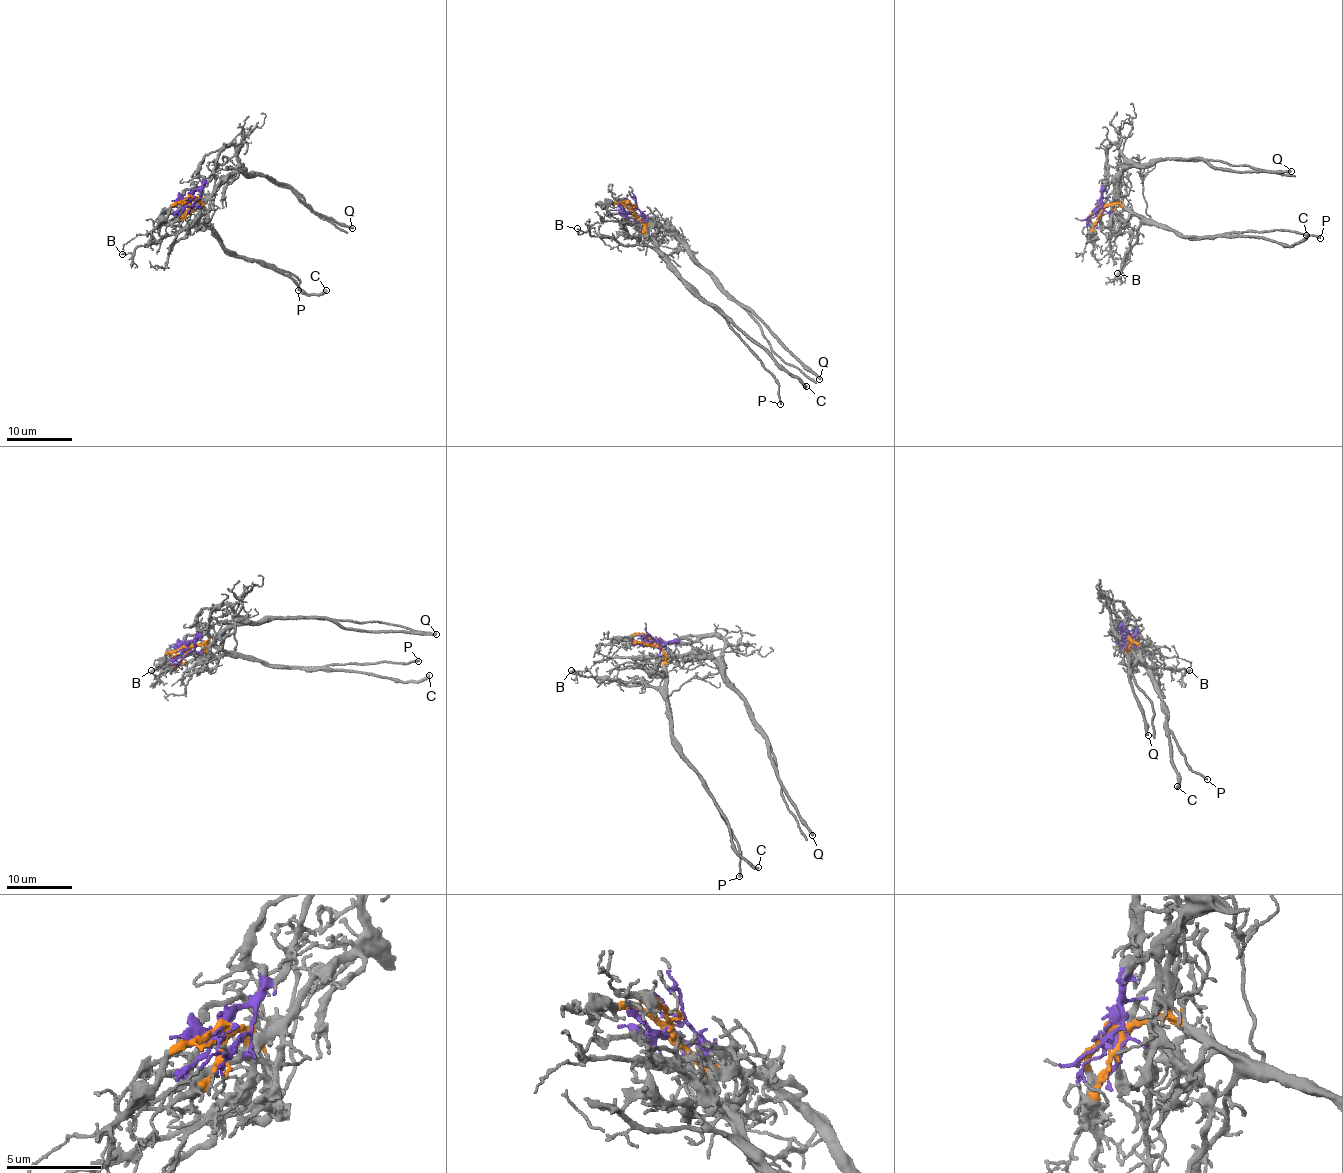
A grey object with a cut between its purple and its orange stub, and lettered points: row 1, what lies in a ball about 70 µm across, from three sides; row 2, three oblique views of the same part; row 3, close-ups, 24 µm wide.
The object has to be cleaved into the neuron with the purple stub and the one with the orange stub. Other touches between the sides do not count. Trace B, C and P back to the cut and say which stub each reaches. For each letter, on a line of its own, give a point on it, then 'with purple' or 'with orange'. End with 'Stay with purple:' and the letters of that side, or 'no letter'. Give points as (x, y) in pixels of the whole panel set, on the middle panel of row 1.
B: at (577, 228); with orange
C: at (806, 386); with orange
P: at (780, 404); with orange
Stay with purple: no letter

